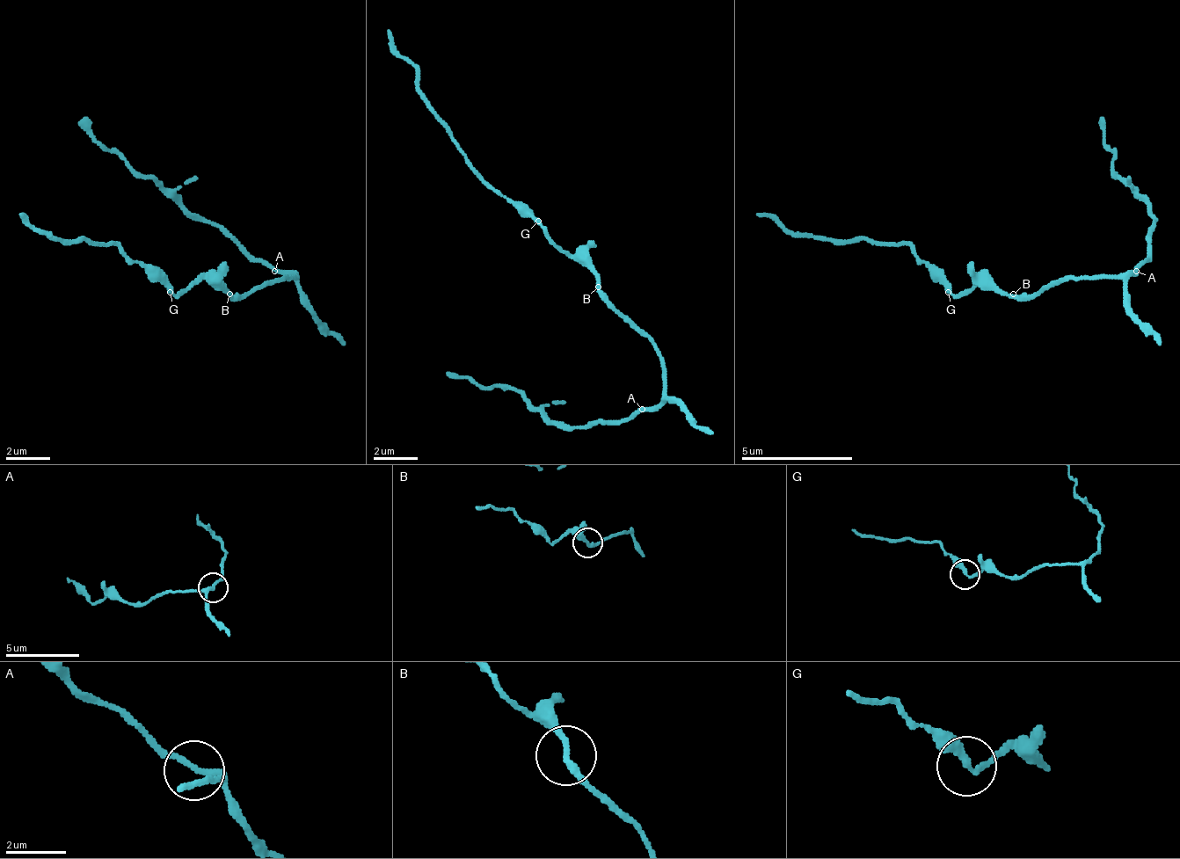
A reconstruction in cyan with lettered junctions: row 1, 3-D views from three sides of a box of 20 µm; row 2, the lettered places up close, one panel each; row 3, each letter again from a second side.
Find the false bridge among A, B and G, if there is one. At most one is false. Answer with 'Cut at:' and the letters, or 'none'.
Cut at: none

